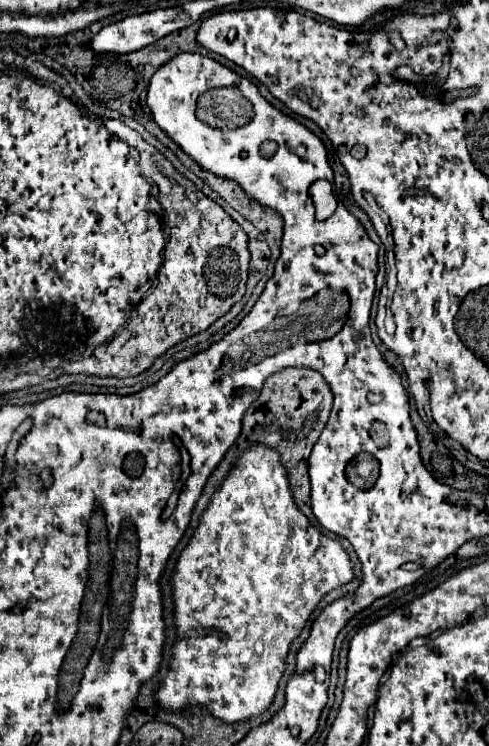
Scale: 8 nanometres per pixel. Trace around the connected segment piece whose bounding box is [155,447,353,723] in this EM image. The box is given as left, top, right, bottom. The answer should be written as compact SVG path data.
M251 447L249 451L245 451L237 459L233 471L227 475L227 479L223 481L221 489L215 491L213 501L207 507L207 511L203 513L201 523L199 523L193 539L189 541L189 545L181 551L181 555L177 559L175 575L173 575L173 603L175 603L175 621L177 621L179 641L175 643L175 649L173 649L171 669L169 669L161 689L155 695L159 705L169 709L169 711L177 711L181 707L201 705L213 717L219 717L225 723L247 721L247 719L263 713L273 703L273 697L275 697L275 691L277 691L277 683L279 683L281 673L285 669L285 657L287 657L291 641L301 633L301 629L305 627L311 611L317 607L321 597L325 593L329 593L331 589L349 583L351 579L353 579L353 567L351 567L351 561L349 561L347 553L343 551L343 547L337 541L333 541L333 539L321 535L319 531L315 531L311 527L311 523L307 521L307 517L293 503L293 497L291 497L291 491L289 491L289 483L285 479L285 467L281 465L277 451L273 451L269 447Z

